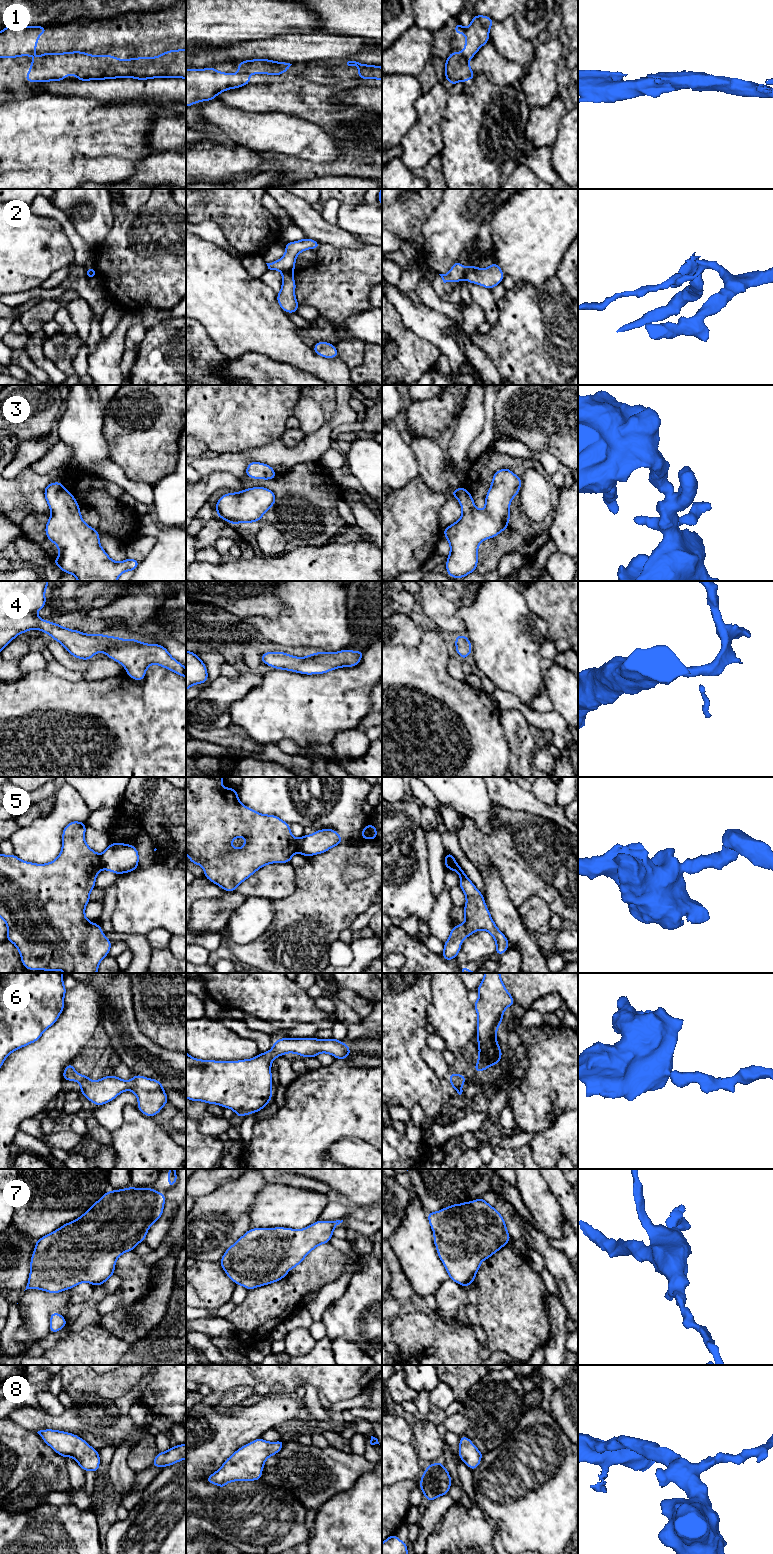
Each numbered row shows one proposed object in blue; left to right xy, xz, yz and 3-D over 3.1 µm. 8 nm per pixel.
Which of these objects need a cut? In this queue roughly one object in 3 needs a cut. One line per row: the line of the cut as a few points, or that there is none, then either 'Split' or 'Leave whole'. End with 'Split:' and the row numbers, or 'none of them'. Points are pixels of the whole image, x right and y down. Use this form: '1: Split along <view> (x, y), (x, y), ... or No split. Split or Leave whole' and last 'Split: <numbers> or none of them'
1: No split. Leave whole
2: Split along xz (292, 271), (284, 271), (282, 273). Split
3: No split. Leave whole
4: No split. Leave whole
5: Split along xy (99, 855), (103, 868). Split
6: No split. Leave whole
7: No split. Leave whole
8: No split. Leave whole
Split: 2, 5

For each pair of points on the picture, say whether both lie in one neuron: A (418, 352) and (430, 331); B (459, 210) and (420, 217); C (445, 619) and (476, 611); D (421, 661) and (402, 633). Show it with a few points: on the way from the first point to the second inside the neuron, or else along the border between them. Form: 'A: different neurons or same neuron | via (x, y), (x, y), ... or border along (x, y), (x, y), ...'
A: different neurons | border along (405, 326), (415, 334), (430, 341), (441, 353)
B: different neurons | border along (428, 215), (421, 228), (422, 239)
C: different neurons | border along (458, 606), (456, 614), (463, 621), (465, 633)
D: different neurons | border along (423, 632), (421, 641), (414, 646), (392, 645)

